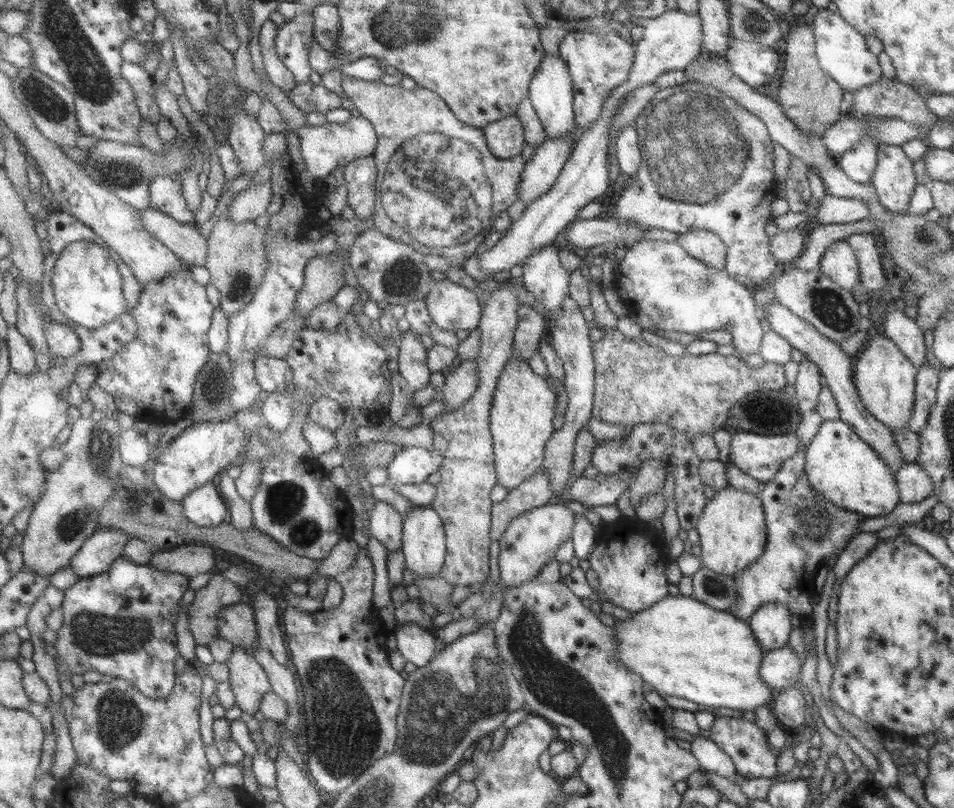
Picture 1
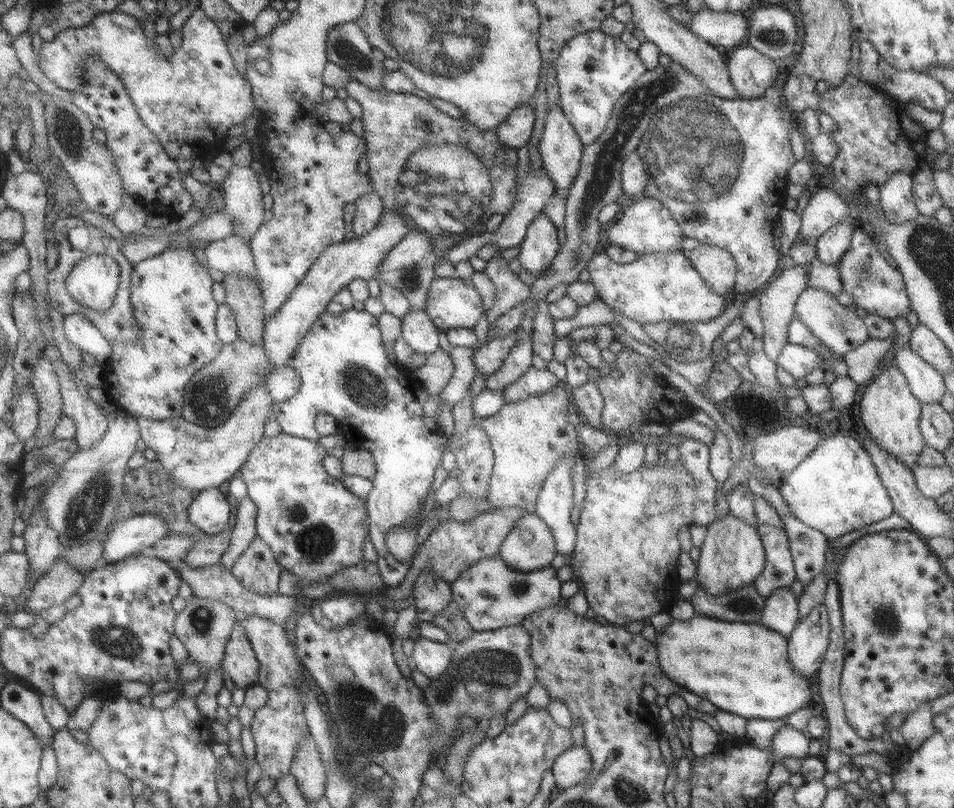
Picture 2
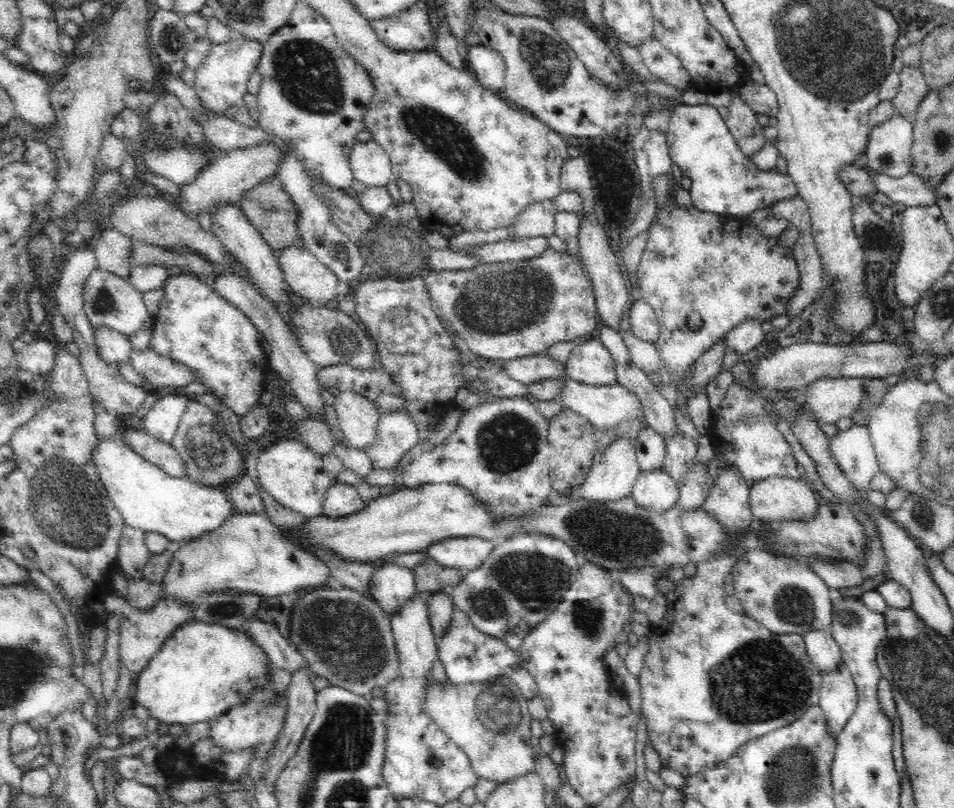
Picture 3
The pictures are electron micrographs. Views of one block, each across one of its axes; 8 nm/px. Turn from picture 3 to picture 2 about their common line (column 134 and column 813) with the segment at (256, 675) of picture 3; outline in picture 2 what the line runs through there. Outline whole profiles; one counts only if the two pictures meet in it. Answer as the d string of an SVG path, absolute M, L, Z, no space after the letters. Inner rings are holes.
M693 615L689 620L672 620L653 642L662 673L685 690L708 700L720 710L738 714L744 719L775 720L816 702L815 679L801 676L789 664L788 637L763 626L760 622L727 622L709 616Z

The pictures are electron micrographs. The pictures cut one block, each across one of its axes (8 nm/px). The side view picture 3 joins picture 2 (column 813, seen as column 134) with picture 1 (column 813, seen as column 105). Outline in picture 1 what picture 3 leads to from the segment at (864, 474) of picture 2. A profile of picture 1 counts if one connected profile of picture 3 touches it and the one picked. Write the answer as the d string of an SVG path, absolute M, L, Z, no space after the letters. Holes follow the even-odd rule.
M839 419L822 421L810 444L805 446L805 457L804 470L808 484L828 502L842 510L861 514L864 518L885 517L900 502L894 474L886 467L886 463L875 450L863 442L863 439L859 438L845 421Z

